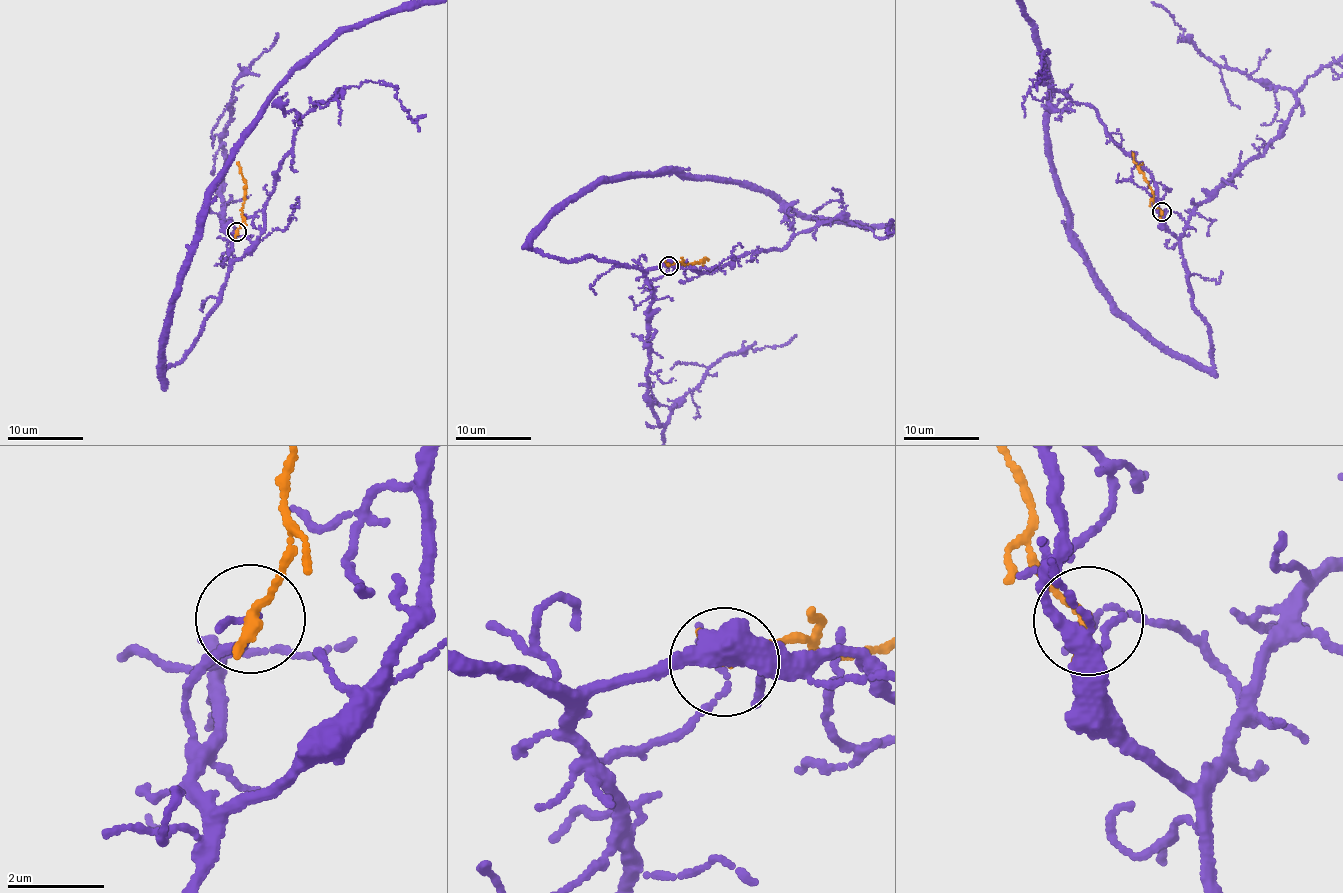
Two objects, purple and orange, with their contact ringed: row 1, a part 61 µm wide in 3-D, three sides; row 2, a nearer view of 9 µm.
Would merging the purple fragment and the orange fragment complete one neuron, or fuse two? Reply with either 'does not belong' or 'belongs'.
does not belong

